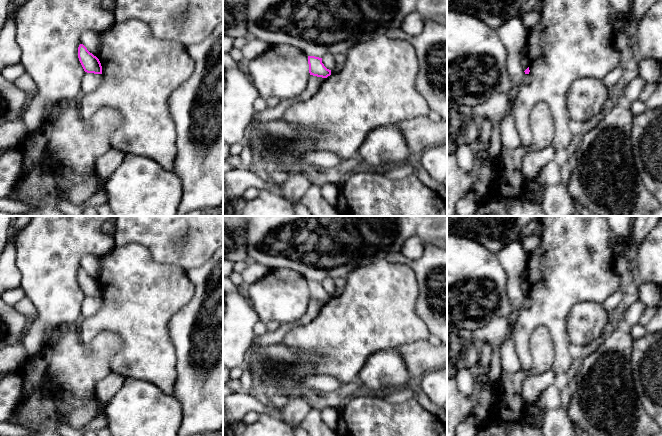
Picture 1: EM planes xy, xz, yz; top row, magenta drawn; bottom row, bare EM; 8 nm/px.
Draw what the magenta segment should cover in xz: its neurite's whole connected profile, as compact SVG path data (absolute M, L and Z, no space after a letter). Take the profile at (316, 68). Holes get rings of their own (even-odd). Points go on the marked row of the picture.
M308 56L309 73L310 75L327 78L331 75L331 70L327 69L322 63L322 58Z

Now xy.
M83 44L78 47L78 58L85 72L102 74L102 66L99 59L90 53Z

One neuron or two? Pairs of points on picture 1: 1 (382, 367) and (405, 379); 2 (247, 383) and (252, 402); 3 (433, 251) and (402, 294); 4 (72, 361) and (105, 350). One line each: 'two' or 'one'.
1: one
2: two
3: two
4: one

